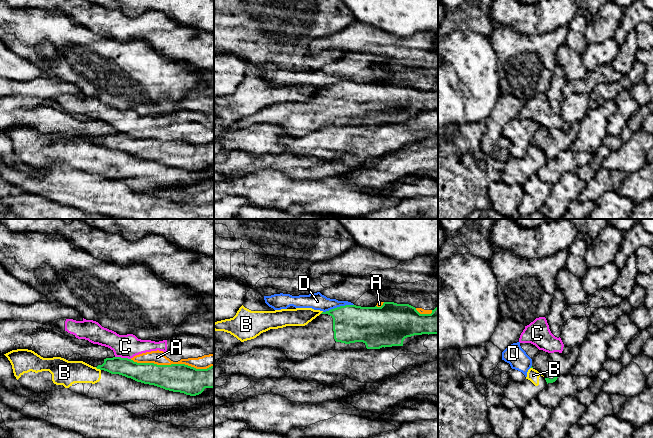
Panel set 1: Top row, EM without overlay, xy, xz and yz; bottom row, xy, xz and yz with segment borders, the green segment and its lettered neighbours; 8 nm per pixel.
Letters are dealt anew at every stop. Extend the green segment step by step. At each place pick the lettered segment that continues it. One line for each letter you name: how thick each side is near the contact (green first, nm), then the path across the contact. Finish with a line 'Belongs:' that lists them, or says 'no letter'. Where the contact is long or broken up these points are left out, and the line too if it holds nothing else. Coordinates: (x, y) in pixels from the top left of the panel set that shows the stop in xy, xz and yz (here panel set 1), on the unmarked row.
Belongs: no letter

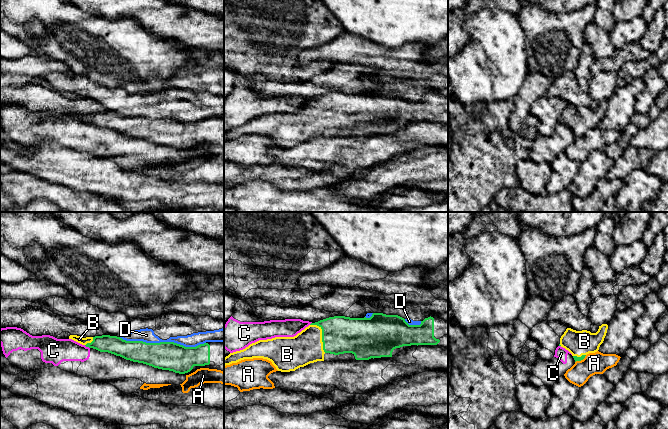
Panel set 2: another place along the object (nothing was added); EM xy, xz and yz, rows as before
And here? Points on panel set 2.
B: Thickness 300 nm (green) against 260 nm. Path across: xz (340, 110), (322, 111), (306, 123)
Belongs: B

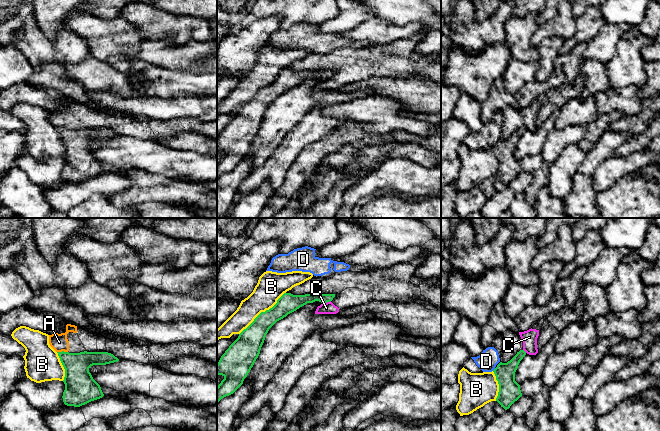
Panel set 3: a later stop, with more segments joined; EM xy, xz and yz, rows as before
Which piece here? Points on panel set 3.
Belongs: no letter

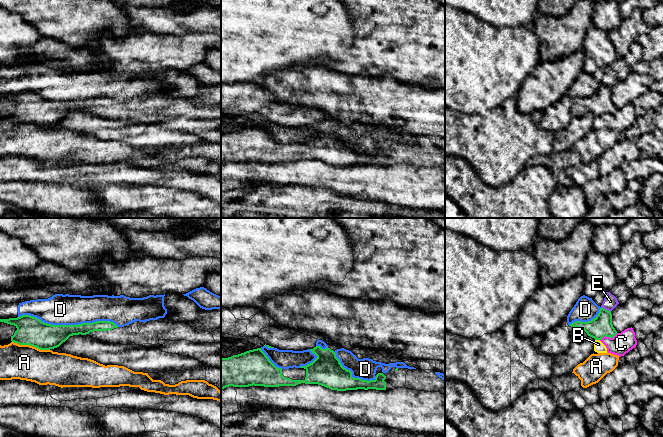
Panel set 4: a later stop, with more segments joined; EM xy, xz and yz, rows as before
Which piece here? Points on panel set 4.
Belongs: no letter

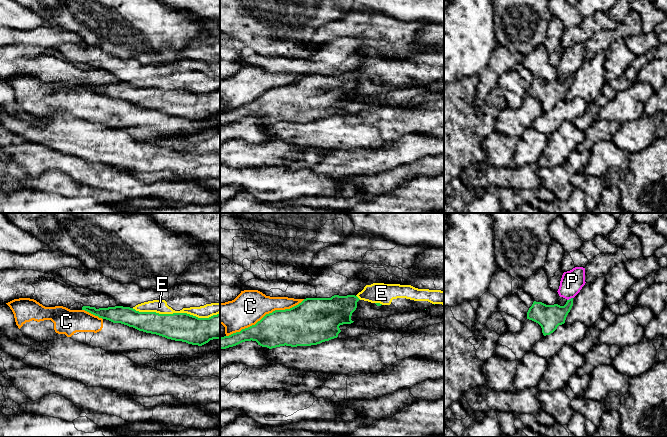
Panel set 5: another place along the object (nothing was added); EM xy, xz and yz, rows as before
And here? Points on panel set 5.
Belongs: no letter

